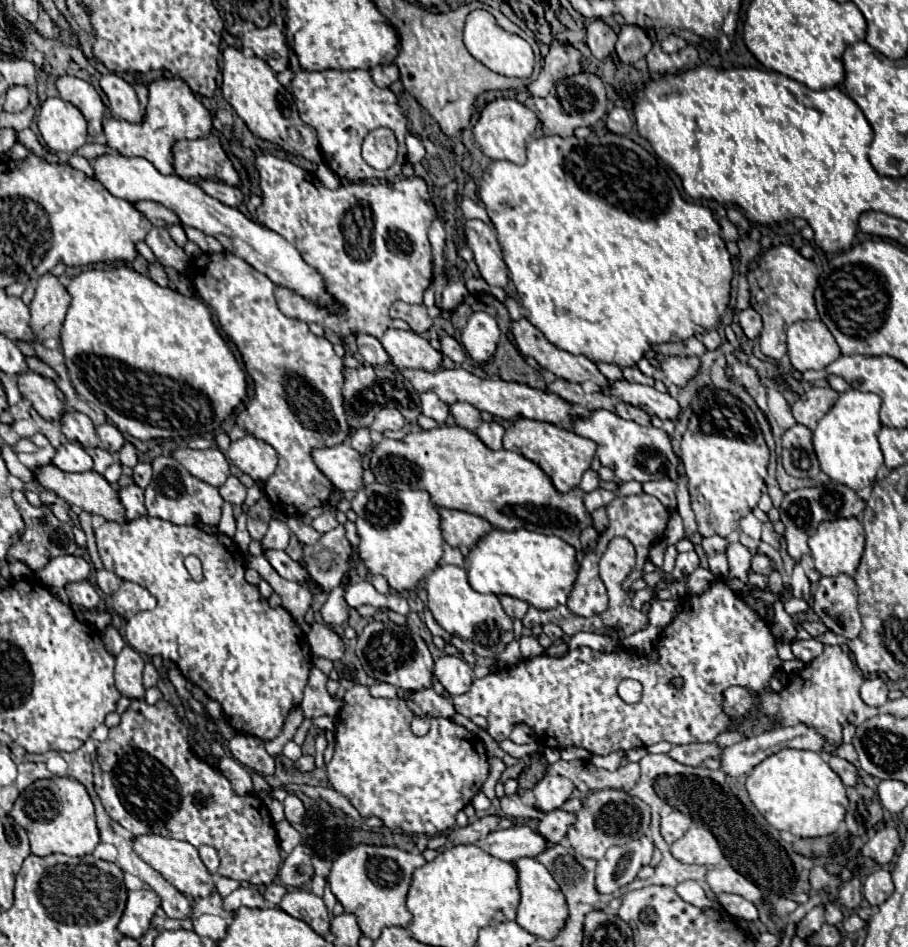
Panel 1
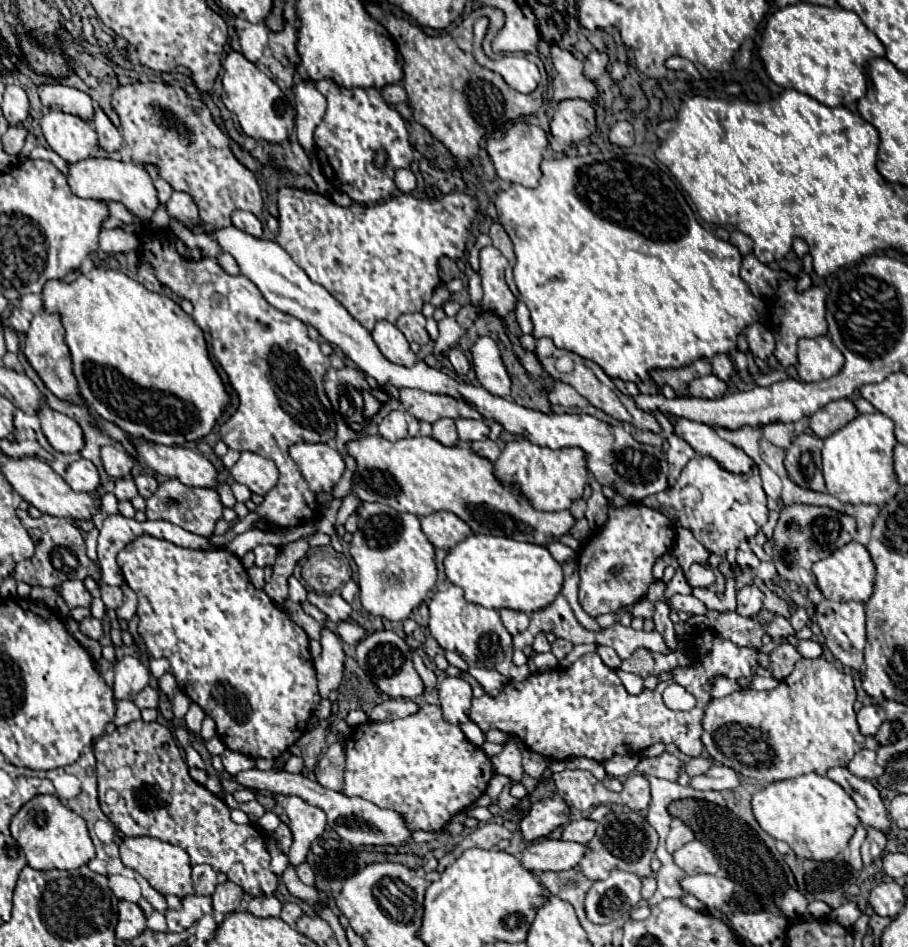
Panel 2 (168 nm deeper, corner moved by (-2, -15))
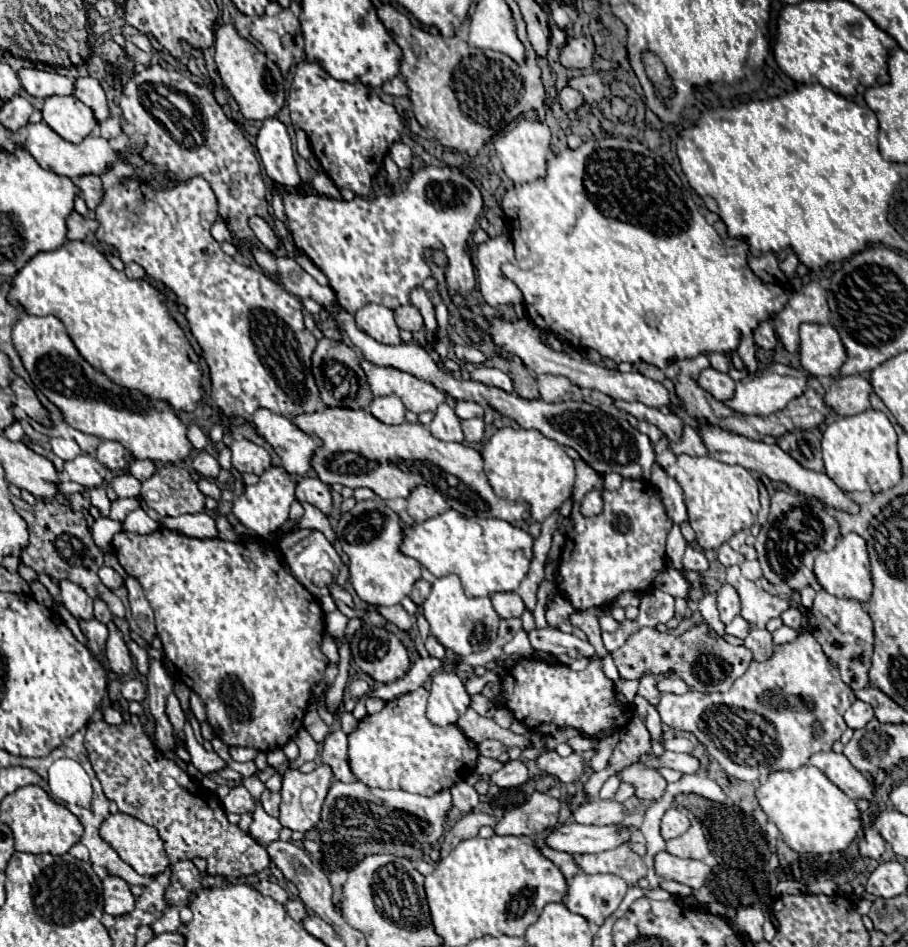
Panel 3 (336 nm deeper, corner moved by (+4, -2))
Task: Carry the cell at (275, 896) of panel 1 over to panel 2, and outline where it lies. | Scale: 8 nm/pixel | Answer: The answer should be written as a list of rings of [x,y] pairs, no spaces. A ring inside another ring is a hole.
[[[284,903],[282,913],[280,913],[280,919],[282,919],[282,921],[286,921],[286,923],[292,927],[300,915],[302,915],[300,905],[296,905],[296,903]]]

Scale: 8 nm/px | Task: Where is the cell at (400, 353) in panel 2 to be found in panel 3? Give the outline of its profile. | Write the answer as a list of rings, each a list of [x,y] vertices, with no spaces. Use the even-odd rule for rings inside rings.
[[[366,304],[354,312],[356,326],[382,344],[400,344],[400,328],[394,322],[392,310],[380,304]]]

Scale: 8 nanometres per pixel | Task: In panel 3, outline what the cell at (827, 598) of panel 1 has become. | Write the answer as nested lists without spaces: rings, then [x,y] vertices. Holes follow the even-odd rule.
[[[820,590],[810,608],[810,632],[816,642],[822,646],[824,654],[838,666],[842,682],[846,682],[852,690],[860,690],[868,684],[870,658],[874,646],[874,622],[858,600],[836,598],[824,590]]]

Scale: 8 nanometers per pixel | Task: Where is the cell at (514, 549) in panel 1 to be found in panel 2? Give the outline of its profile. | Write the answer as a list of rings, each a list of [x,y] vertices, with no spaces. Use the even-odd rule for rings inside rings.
[[[494,535],[466,537],[462,543],[448,551],[444,567],[448,579],[464,589],[466,601],[486,609],[506,607],[528,615],[548,607],[560,595],[564,583],[562,565],[546,547]]]

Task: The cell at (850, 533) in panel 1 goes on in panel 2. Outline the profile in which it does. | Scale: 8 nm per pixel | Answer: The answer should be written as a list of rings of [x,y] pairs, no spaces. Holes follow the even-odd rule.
[[[852,541],[848,545],[844,545],[842,549],[834,551],[832,555],[828,555],[828,559],[820,559],[814,563],[812,567],[818,587],[824,593],[826,599],[832,601],[868,601],[872,595],[872,587],[874,587],[874,563],[870,559],[870,553],[866,551],[864,545]]]

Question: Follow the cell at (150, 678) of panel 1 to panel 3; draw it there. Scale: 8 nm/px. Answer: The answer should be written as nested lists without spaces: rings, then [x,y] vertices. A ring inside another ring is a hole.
[[[128,680],[122,684],[122,696],[130,702],[130,700],[136,700],[136,702],[144,702],[146,698],[146,688],[140,680]]]

